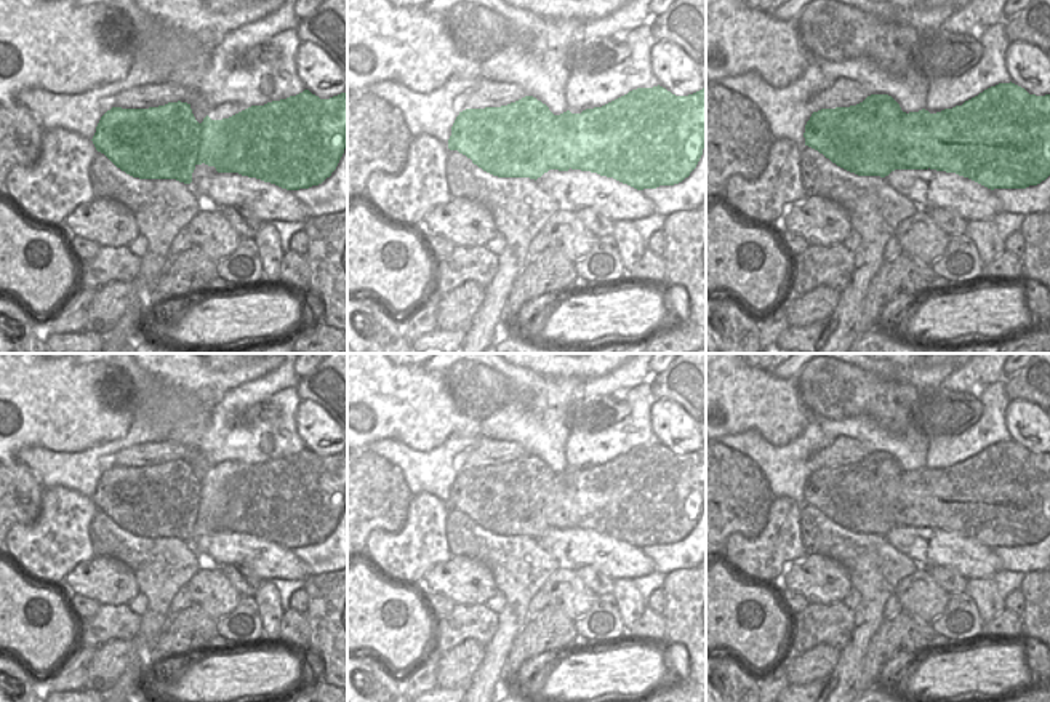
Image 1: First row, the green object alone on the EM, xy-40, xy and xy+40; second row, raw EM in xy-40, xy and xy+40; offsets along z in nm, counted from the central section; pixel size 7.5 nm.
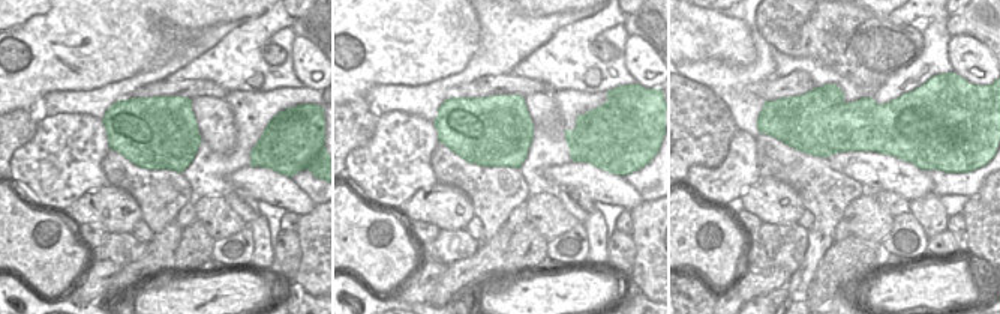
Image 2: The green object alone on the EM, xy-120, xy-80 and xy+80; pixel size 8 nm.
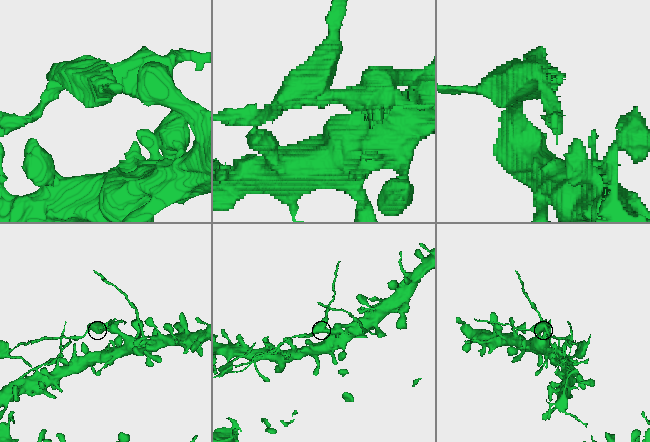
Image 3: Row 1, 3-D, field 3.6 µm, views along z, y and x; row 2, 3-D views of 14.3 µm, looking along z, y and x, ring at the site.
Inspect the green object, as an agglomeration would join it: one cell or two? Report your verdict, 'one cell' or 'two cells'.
two cells

